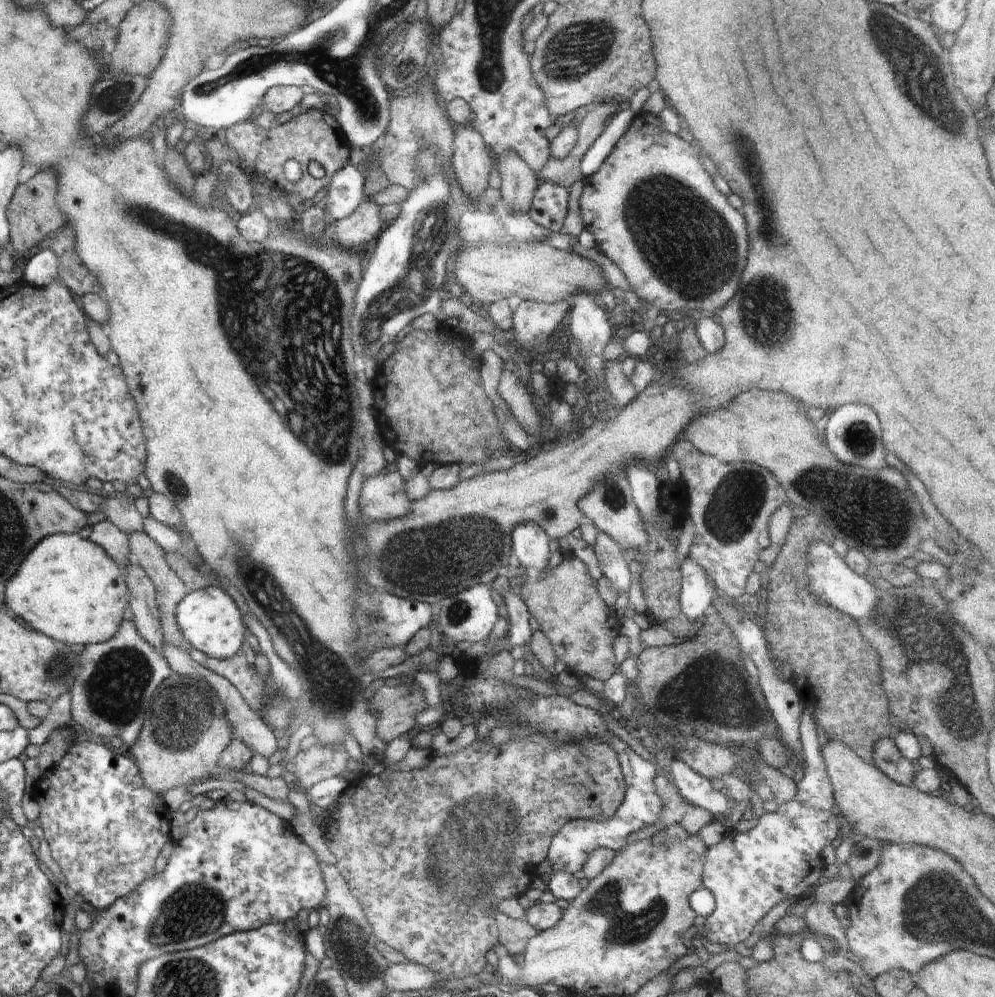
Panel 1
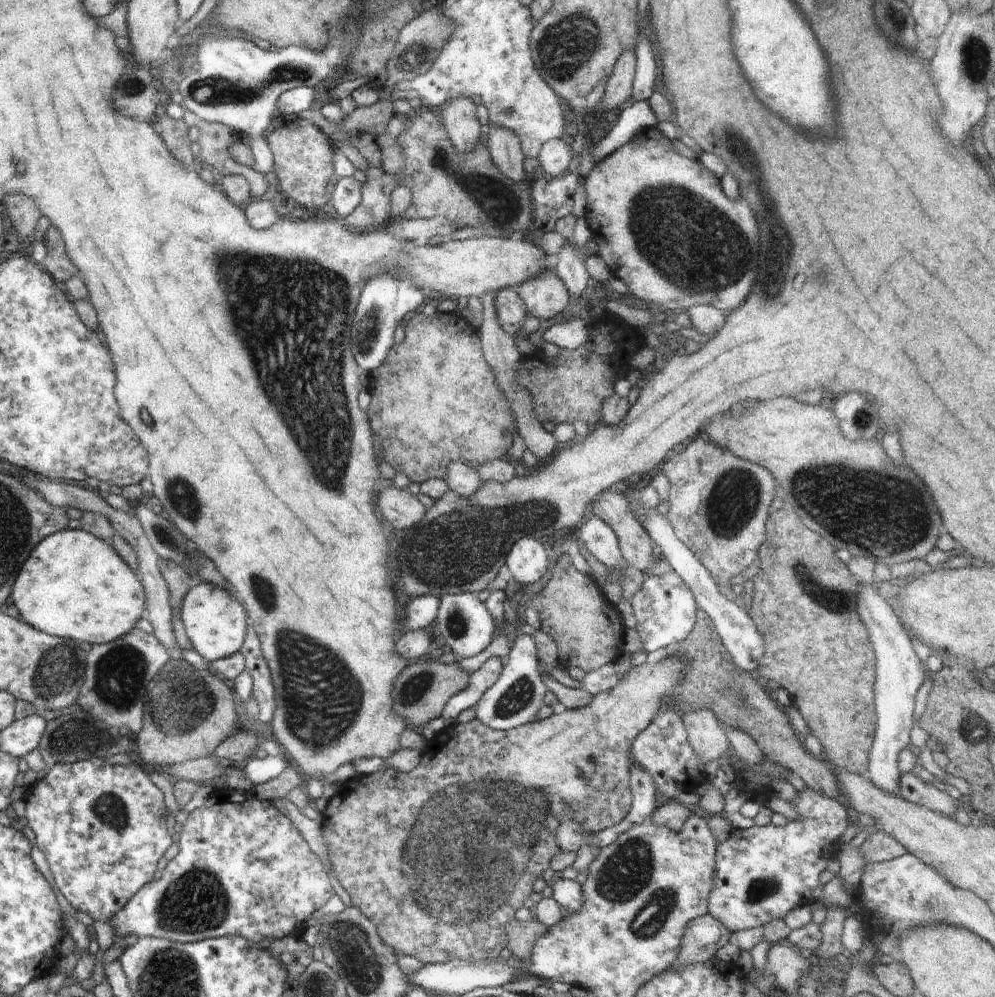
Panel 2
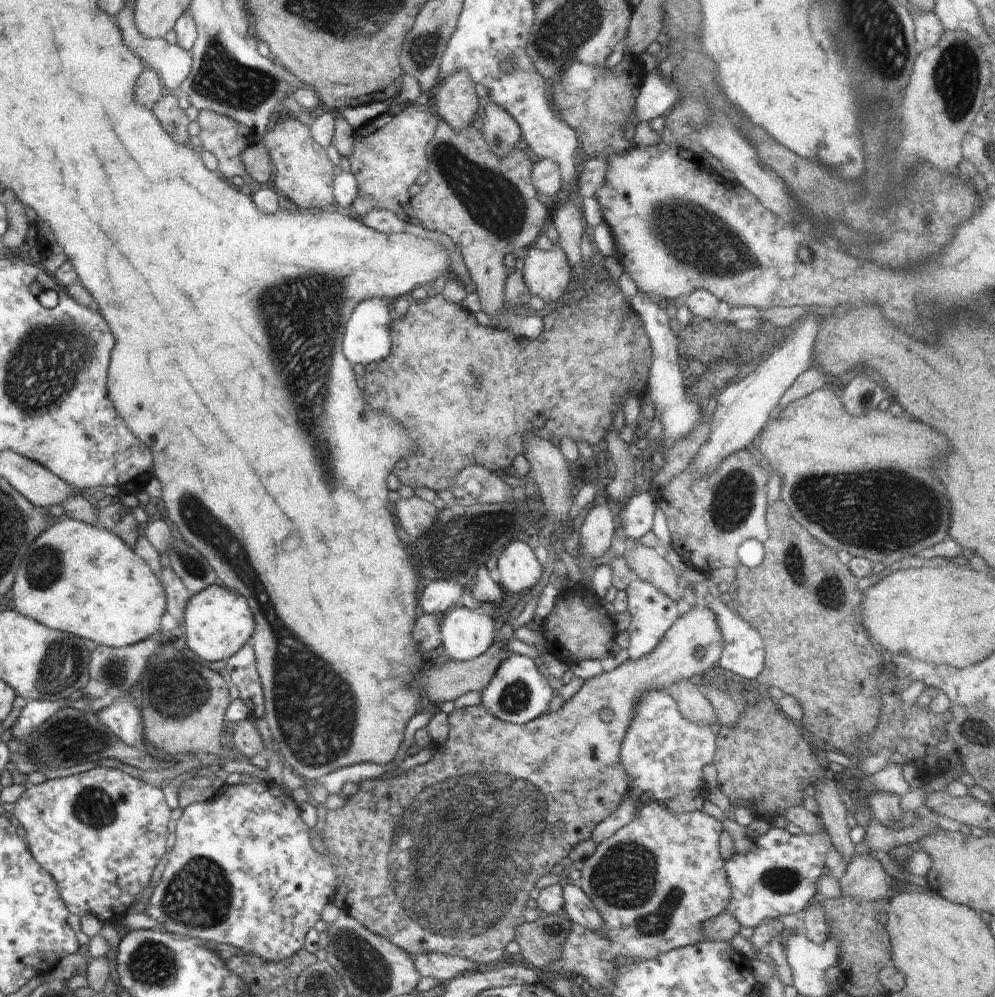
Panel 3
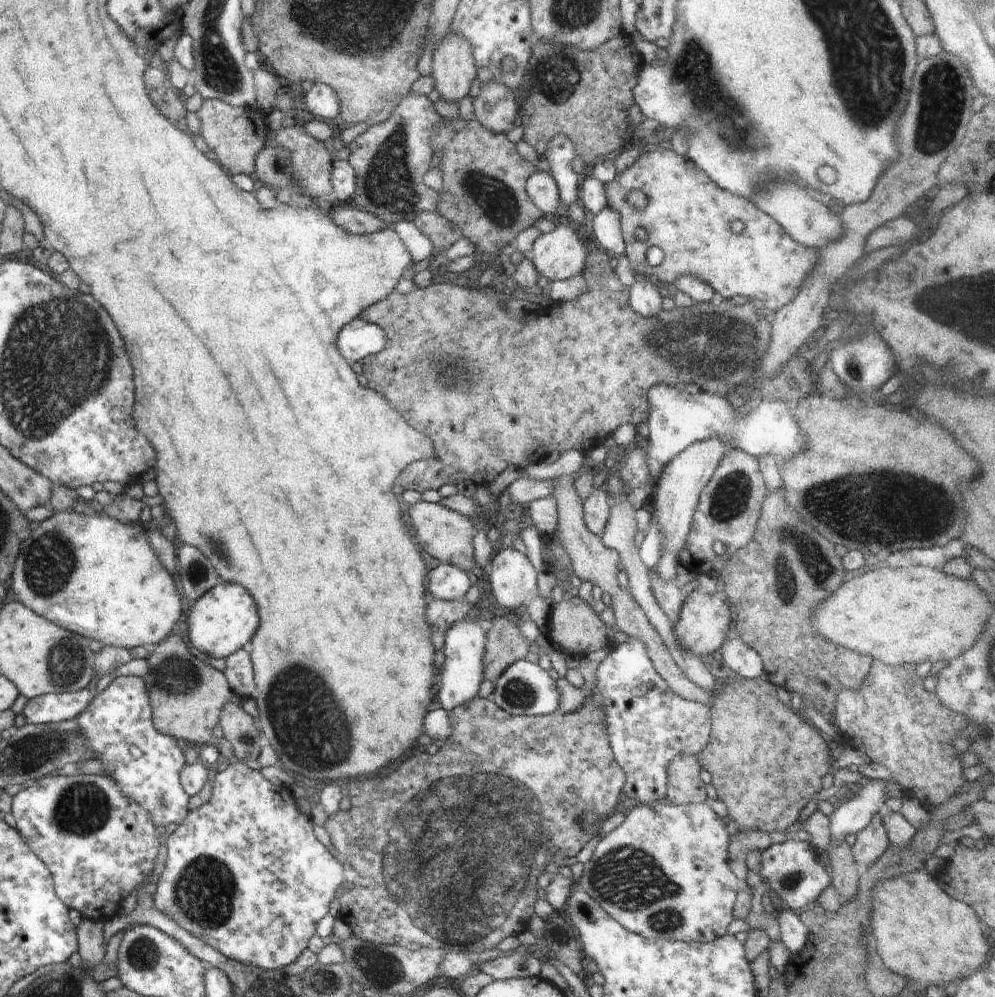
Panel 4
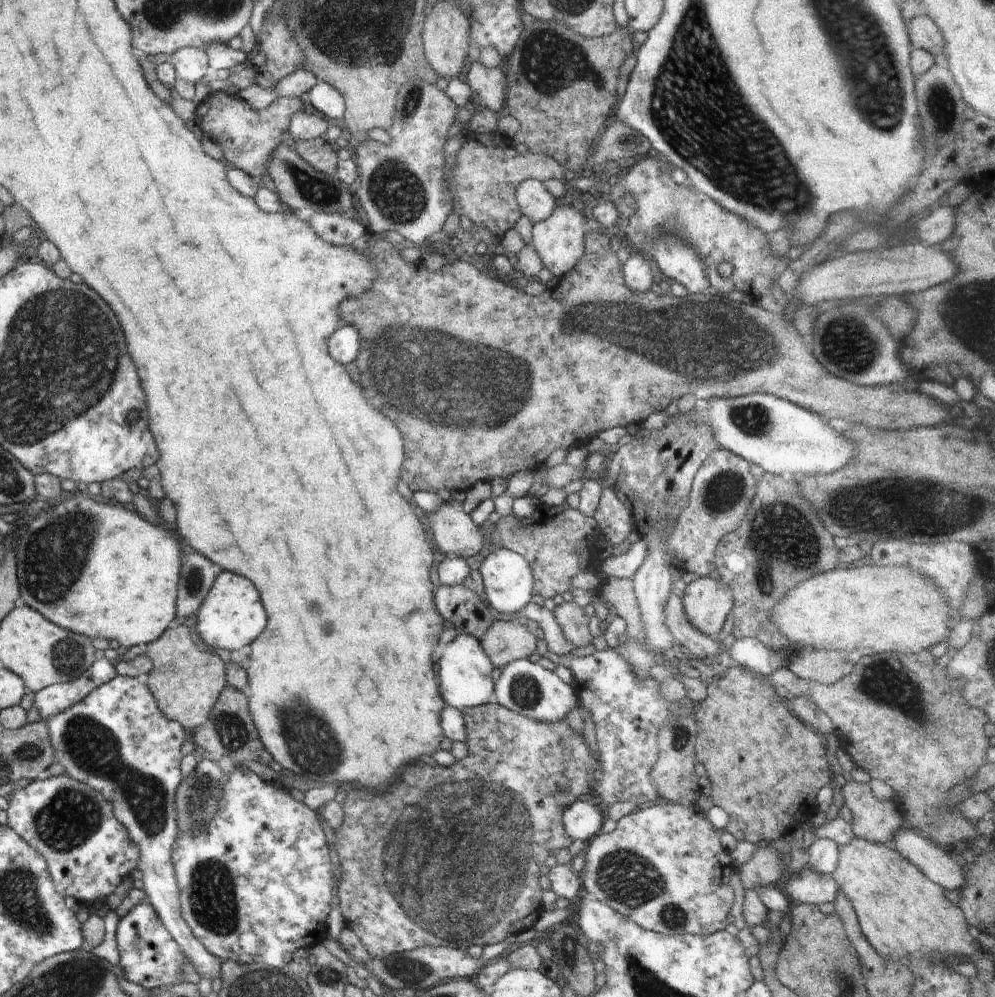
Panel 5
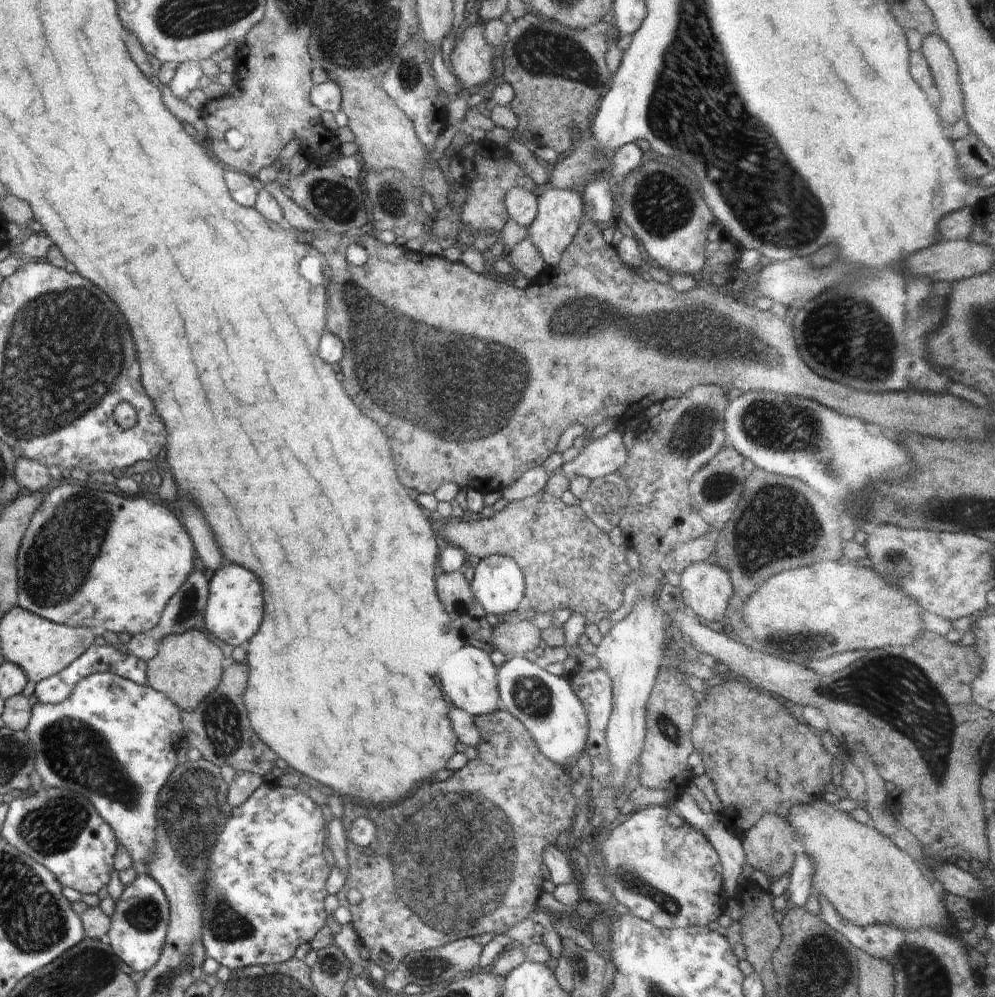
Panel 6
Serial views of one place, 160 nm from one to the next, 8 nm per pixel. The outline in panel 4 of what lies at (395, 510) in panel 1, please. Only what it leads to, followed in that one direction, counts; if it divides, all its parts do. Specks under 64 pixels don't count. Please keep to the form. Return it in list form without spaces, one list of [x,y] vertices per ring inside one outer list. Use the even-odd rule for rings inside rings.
[[[421,500],[410,507],[408,516],[412,518],[412,528],[416,532],[416,538],[418,538],[416,542],[421,550],[464,572],[471,571],[478,577],[482,576],[485,570],[476,564],[473,555],[477,535],[471,518],[438,503]]]

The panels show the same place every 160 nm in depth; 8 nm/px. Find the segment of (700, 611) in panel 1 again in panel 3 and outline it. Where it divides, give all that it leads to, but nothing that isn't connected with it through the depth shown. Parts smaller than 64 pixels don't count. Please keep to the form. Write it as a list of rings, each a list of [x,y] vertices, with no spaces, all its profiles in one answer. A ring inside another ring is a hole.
[[[634,578],[625,590],[628,596],[627,610],[631,616],[627,631],[630,636],[630,660],[636,660],[646,656],[657,647],[657,644],[665,637],[665,632],[674,625],[684,614],[685,605],[682,601],[675,601],[665,592],[659,591],[649,582]]]

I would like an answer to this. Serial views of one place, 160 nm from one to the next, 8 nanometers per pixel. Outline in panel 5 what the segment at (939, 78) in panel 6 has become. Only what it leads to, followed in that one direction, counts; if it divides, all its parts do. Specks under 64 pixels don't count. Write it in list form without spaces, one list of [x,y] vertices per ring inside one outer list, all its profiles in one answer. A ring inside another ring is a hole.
[[[919,13],[907,23],[908,35],[914,48],[922,48],[933,54],[935,62],[944,62],[943,34],[926,14]]]

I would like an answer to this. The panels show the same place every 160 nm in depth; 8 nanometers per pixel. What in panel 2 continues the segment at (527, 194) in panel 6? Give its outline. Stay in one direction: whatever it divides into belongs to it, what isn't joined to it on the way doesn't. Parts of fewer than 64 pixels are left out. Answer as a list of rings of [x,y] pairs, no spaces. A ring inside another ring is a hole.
[[[562,137],[550,139],[539,150],[537,160],[540,165],[536,176],[541,175],[544,178],[549,178],[563,175],[568,172],[568,166],[574,156],[576,155],[572,153],[569,139]]]

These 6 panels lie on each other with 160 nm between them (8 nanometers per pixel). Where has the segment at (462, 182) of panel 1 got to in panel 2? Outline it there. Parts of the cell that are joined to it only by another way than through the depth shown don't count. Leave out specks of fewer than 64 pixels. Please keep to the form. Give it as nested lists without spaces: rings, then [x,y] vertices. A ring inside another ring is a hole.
[[[462,97],[450,101],[442,112],[451,145],[462,155],[472,155],[480,144],[479,136],[485,130],[476,118],[476,104],[471,98]]]

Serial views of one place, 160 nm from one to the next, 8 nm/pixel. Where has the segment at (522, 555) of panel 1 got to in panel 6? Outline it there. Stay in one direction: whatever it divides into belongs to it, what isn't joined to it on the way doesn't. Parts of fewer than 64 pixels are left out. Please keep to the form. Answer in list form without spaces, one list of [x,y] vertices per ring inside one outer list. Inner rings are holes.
[[[490,555],[483,559],[474,560],[473,563],[475,566],[475,573],[470,588],[476,600],[482,605],[482,608],[484,608],[487,613],[496,615],[508,614],[508,612],[517,610],[520,606],[520,602],[525,600],[525,578],[518,563],[513,558],[502,555]]]

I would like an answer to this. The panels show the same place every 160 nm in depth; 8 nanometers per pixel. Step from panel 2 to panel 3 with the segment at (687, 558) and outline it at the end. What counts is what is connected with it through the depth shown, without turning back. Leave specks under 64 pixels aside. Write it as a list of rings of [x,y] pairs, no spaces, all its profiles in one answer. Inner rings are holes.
[[[708,593],[703,596],[701,602],[714,613],[719,624],[723,638],[722,654],[718,662],[720,668],[724,671],[730,670],[738,677],[756,679],[764,666],[764,643],[762,643],[758,630],[752,627],[748,621],[742,619],[739,614],[734,614],[730,602],[722,604],[718,598],[714,598],[712,594]]]

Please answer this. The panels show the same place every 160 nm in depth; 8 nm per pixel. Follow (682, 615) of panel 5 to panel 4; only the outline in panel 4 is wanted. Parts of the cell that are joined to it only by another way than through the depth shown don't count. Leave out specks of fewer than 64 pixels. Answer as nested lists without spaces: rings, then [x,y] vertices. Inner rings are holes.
[[[656,567],[649,568],[651,591],[654,598],[658,601],[660,608],[664,611],[664,614],[674,624],[679,619],[686,596],[681,592],[681,585],[678,585],[676,581],[661,579],[656,570]]]

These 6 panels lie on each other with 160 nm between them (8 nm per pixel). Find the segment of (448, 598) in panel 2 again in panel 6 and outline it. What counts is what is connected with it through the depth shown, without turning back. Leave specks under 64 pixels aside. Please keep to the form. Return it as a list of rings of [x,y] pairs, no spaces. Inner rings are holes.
[[[462,646],[460,649],[448,651],[445,665],[440,672],[440,684],[452,707],[468,712],[472,717],[484,715],[500,708],[497,667],[490,660],[490,655],[475,646]]]

